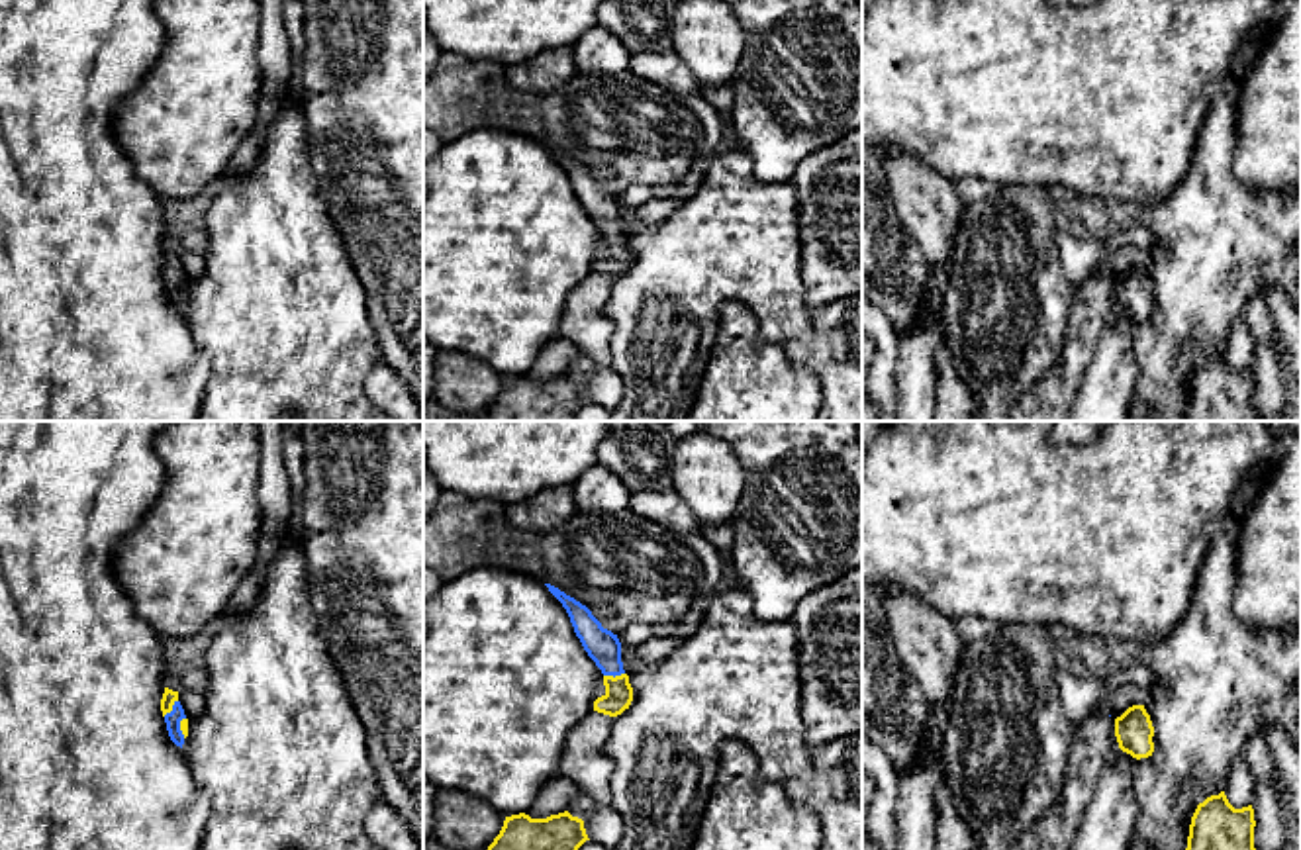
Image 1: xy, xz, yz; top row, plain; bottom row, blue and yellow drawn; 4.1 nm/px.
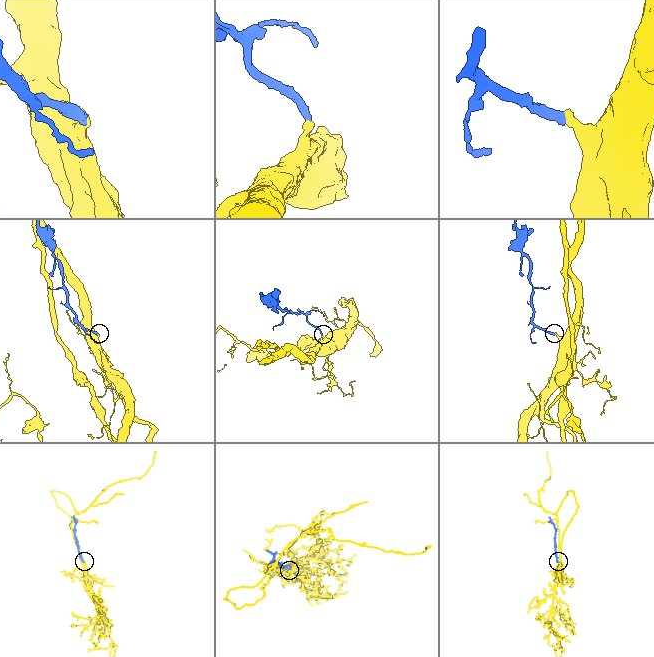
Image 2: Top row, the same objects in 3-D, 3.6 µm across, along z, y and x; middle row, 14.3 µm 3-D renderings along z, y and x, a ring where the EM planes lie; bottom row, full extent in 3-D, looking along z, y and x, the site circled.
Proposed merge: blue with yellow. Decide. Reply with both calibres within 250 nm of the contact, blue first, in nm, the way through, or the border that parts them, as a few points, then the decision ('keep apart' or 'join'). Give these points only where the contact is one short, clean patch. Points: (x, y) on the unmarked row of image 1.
140 nm thick on the blue side, 120 nm on the other; runs through xz (604, 208), (614, 237), (618, 259); join

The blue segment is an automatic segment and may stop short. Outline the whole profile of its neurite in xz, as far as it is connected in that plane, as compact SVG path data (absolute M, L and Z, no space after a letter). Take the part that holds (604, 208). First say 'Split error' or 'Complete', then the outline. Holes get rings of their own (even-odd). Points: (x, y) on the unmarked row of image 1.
Split error. M551 145L545 147L566 170L584 212L603 235L605 255L594 262L594 272L609 278L621 276L633 262L633 249L623 231L617 196L603 190L586 166Z

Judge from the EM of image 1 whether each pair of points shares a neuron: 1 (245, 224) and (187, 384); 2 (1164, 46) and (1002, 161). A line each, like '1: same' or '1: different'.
1: different
2: same

